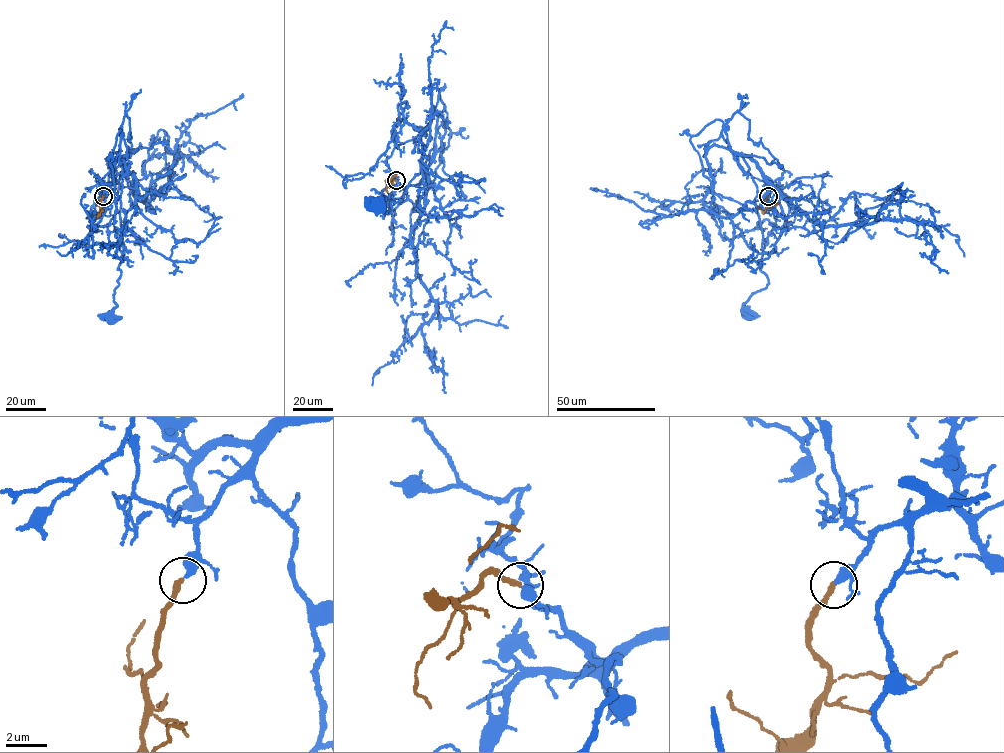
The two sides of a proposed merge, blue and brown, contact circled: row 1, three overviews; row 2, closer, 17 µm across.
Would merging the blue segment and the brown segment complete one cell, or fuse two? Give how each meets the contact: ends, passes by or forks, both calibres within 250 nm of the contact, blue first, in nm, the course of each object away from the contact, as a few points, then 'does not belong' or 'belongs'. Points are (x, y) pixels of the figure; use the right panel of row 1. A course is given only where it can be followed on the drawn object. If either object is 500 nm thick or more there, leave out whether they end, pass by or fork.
blue ends | brown ends | 420/280 nm | blue via (768, 196), (776, 188), (772, 181), (743, 155), (757, 188), (760, 268), (768, 284), (744, 303), (749, 316) | brown via (768, 196), (764, 211), (758, 206) | belongs

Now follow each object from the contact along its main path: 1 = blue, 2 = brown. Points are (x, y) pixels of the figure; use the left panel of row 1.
1: (103, 196), (125, 170), (124, 157), (120, 162), (120, 213), (124, 253), (117, 268), (121, 272), (111, 320)
2: (103, 196), (99, 213), (104, 209)

